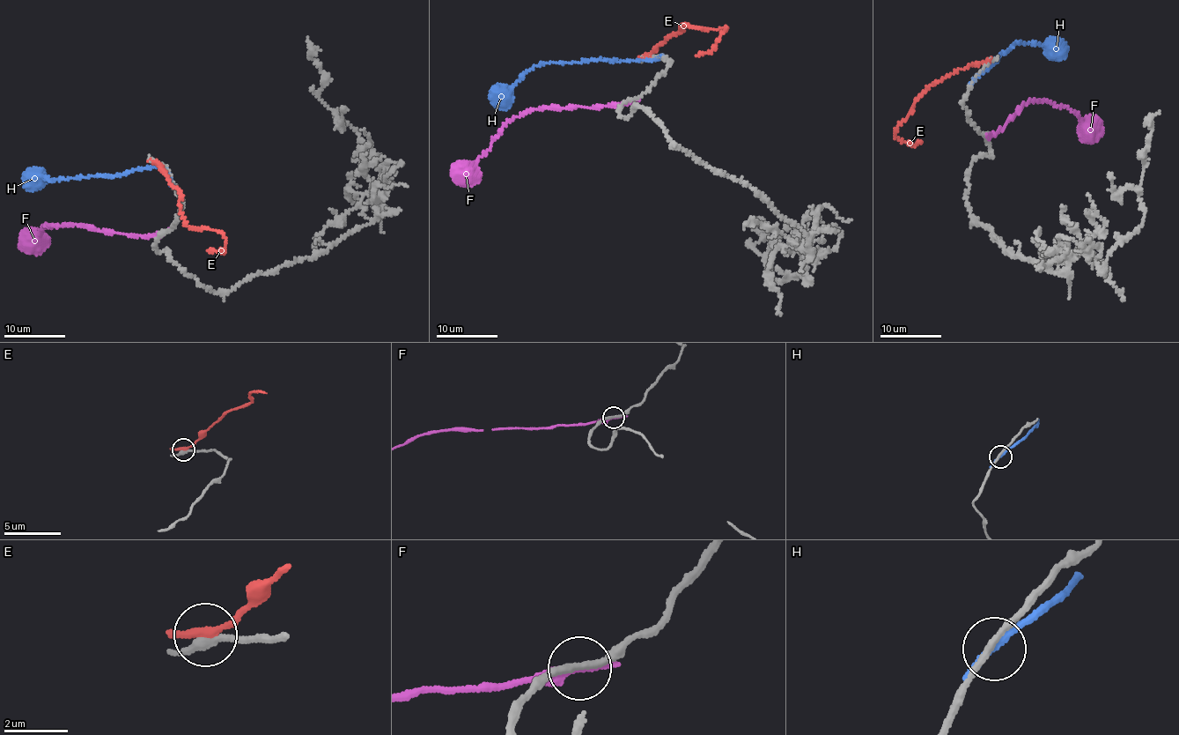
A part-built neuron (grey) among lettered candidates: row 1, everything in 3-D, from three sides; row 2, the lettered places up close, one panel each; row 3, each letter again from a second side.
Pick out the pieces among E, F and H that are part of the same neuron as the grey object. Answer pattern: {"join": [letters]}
{"join": ["E"]}

